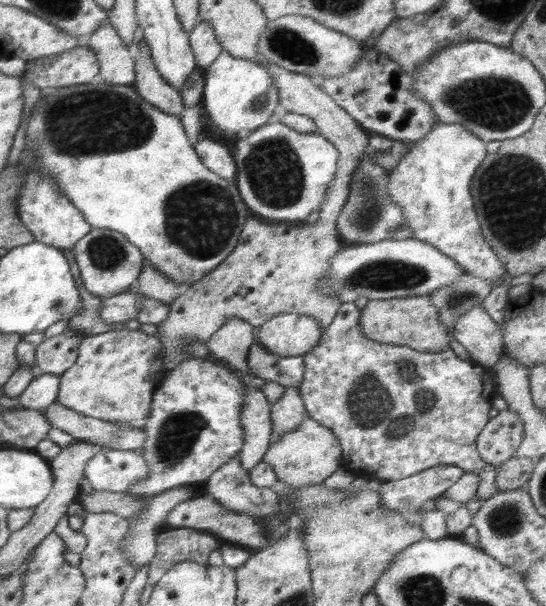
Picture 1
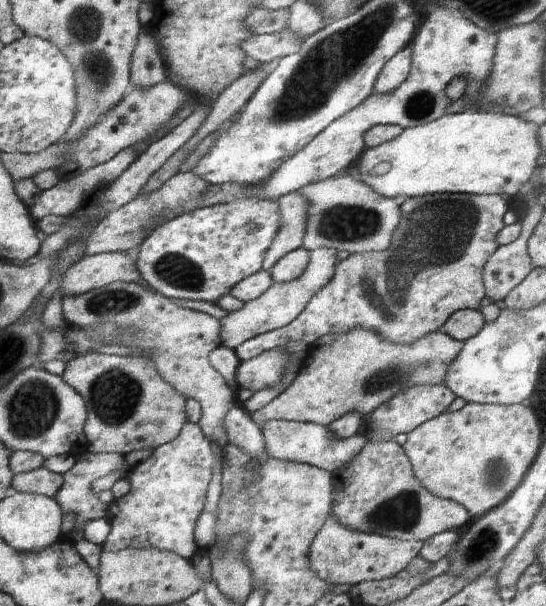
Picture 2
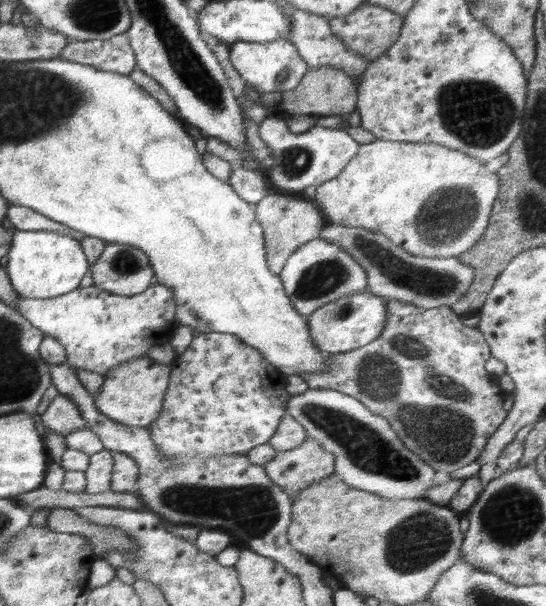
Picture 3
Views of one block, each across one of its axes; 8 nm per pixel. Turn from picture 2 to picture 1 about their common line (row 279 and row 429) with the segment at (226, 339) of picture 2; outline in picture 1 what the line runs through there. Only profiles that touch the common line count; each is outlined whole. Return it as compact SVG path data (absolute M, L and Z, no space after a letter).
M306 418L291 434L271 442L268 449L262 462L273 467L277 481L284 481L290 487L319 484L343 465L343 453L338 438L330 428L321 426L312 418Z

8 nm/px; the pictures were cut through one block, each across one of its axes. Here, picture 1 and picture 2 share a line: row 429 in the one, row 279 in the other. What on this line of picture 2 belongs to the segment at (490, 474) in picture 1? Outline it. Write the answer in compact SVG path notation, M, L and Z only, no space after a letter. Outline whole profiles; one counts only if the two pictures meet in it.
M447 193L406 200L401 205L401 218L393 231L389 248L384 251L351 253L345 260L338 260L330 281L314 294L293 322L242 342L234 350L236 356L240 362L244 362L290 342L310 346L323 337L336 337L356 328L376 332L388 343L401 346L411 346L441 331L448 318L457 311L481 308L481 301L486 296L484 266L499 248L497 235L505 226L503 217L508 210L509 202L502 195Z

